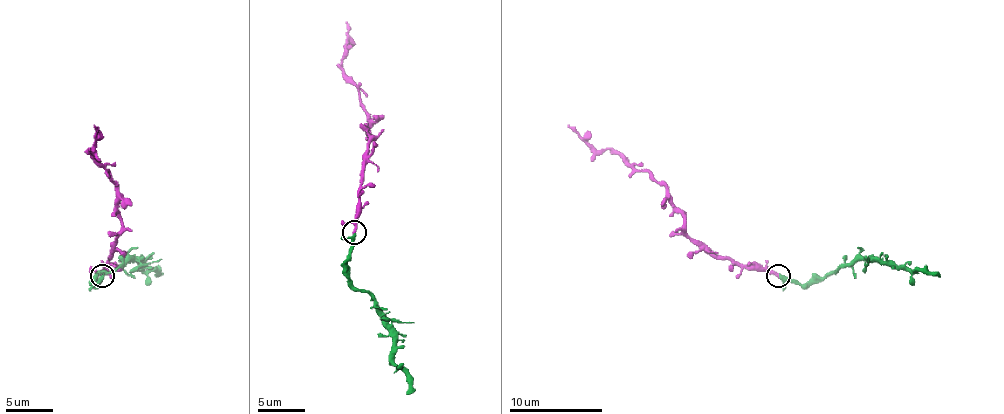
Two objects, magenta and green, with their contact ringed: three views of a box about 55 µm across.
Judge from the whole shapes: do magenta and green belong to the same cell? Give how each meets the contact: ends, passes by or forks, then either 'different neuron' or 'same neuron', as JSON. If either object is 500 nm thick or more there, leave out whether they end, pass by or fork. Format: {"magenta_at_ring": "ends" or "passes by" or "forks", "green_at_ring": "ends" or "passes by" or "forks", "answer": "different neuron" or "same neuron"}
{"magenta_at_ring": "ends", "green_at_ring": "passes by", "answer": "same neuron"}

